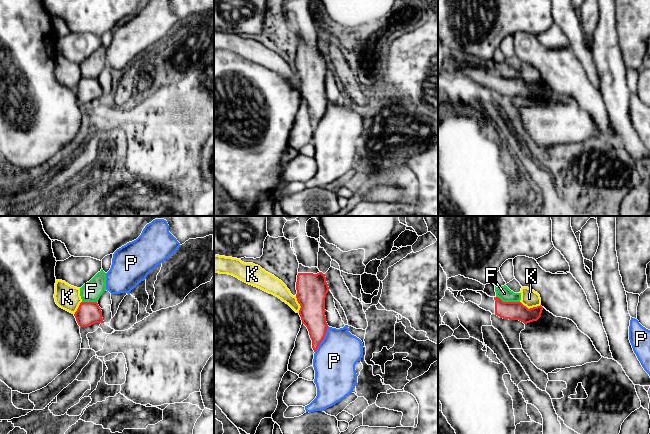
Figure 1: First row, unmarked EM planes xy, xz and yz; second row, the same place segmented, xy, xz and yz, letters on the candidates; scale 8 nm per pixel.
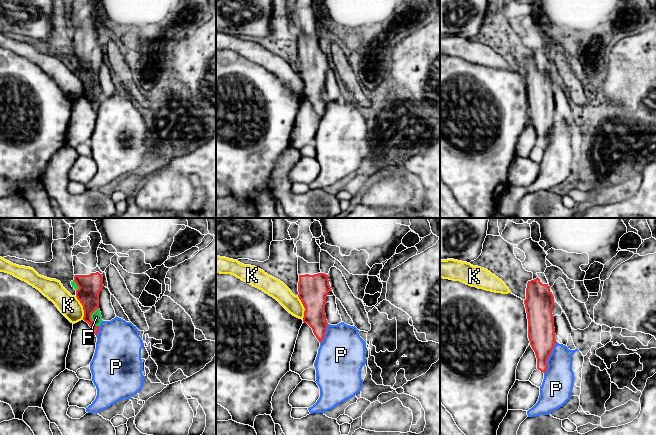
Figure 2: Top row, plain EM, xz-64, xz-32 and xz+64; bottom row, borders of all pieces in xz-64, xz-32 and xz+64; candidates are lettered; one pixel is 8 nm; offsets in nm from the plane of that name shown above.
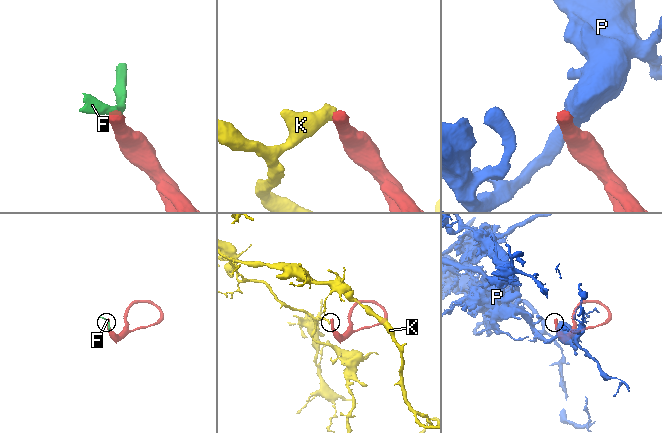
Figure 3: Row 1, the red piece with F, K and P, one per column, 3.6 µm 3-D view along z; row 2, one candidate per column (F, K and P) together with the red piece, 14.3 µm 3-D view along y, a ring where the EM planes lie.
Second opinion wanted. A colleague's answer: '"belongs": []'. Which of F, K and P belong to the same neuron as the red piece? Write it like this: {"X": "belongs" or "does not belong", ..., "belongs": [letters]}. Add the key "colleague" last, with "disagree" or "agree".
{"F": "does not belong", "K": "does not belong", "P": "does not belong", "belongs": [], "colleague": "agree"}

